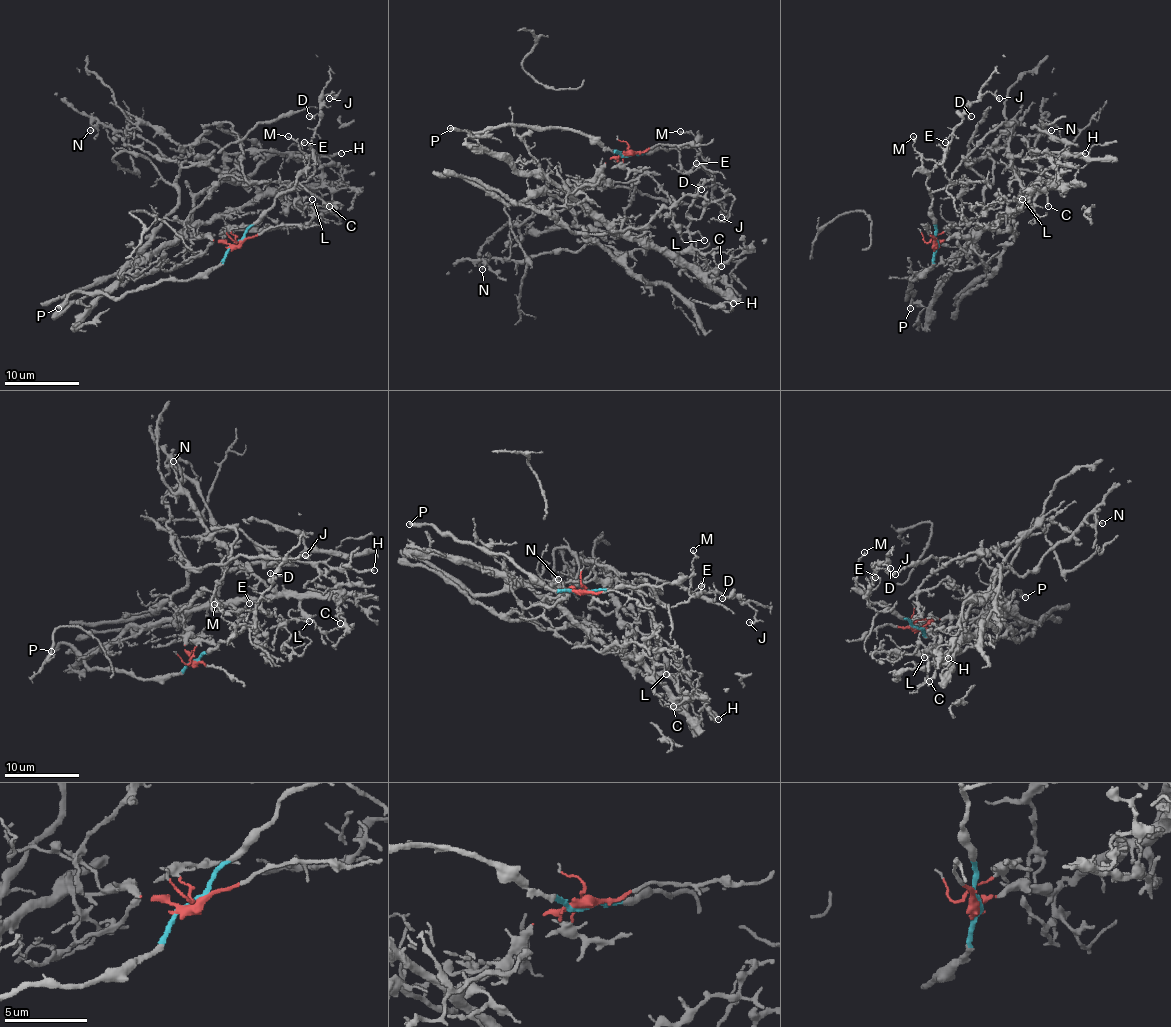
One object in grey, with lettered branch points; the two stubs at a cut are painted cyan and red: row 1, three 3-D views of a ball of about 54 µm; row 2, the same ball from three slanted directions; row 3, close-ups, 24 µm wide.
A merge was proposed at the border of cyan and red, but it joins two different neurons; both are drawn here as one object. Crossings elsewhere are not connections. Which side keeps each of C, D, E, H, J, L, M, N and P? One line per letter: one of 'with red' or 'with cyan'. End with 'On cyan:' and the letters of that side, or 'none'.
C: with red
D: with cyan
E: with cyan
H: with red
J: with cyan
L: with red
M: with cyan
N: with red
P: with cyan
On cyan: D, E, J, M, P

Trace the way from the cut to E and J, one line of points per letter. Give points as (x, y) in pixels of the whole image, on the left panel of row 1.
E: (236, 244), (281, 193), (286, 193), (294, 186), (305, 167), (301, 149), (305, 141)
J: (236, 244), (314, 162), (312, 134), (320, 121), (320, 100), (331, 91), (335, 95), (329, 99)

